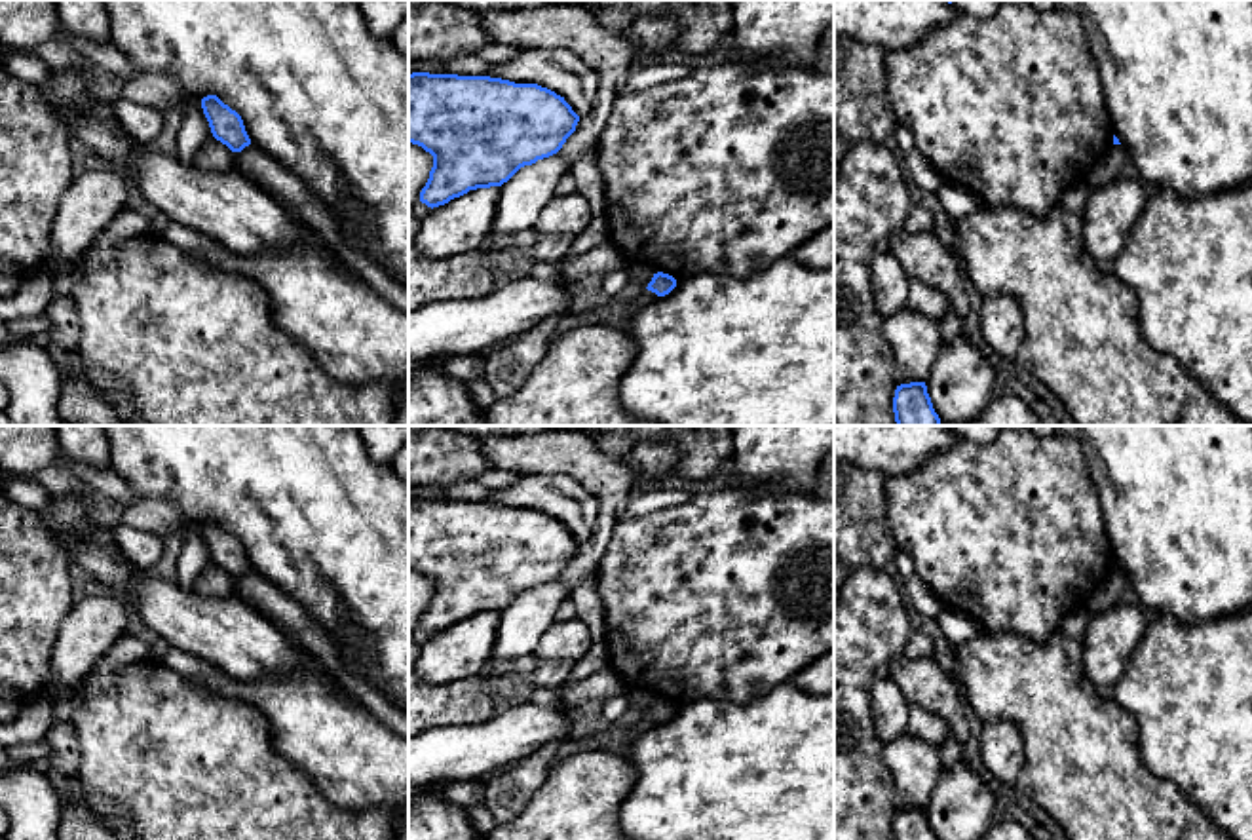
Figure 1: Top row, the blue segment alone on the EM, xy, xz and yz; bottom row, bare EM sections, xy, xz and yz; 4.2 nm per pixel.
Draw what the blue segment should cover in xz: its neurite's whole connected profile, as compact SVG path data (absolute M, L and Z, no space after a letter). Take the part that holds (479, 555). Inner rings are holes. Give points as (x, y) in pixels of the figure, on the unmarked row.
M408 500L408 568L433 582L420 627L439 633L477 614L502 612L521 593L557 580L579 542L555 517L490 502Z

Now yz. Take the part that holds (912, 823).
M925 808L901 810L893 823L895 840L937 840Z

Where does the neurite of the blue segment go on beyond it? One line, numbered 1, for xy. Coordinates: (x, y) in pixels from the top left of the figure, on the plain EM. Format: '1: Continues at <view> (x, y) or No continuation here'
1: No continuation here

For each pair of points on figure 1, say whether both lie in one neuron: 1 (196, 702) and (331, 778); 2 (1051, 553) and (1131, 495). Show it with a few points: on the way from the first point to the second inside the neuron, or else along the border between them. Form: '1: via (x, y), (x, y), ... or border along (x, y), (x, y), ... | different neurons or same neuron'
1: border along (253, 706), (270, 728), (272, 745), (306, 776) | different neurons
2: border along (1087, 472), (1099, 498), (1102, 529), (1112, 557) | different neurons

